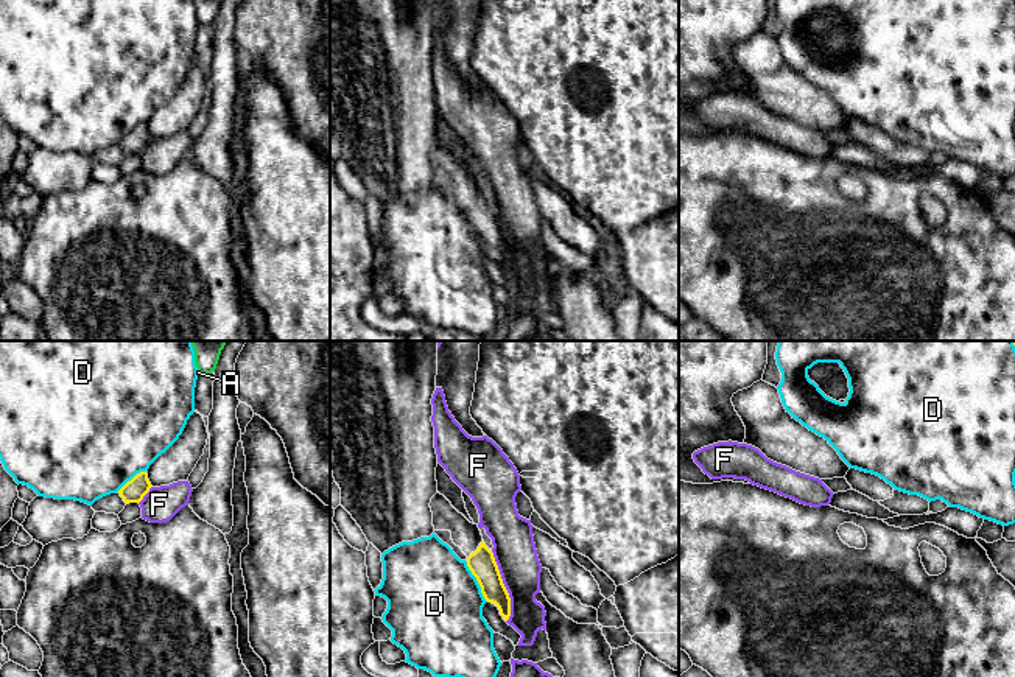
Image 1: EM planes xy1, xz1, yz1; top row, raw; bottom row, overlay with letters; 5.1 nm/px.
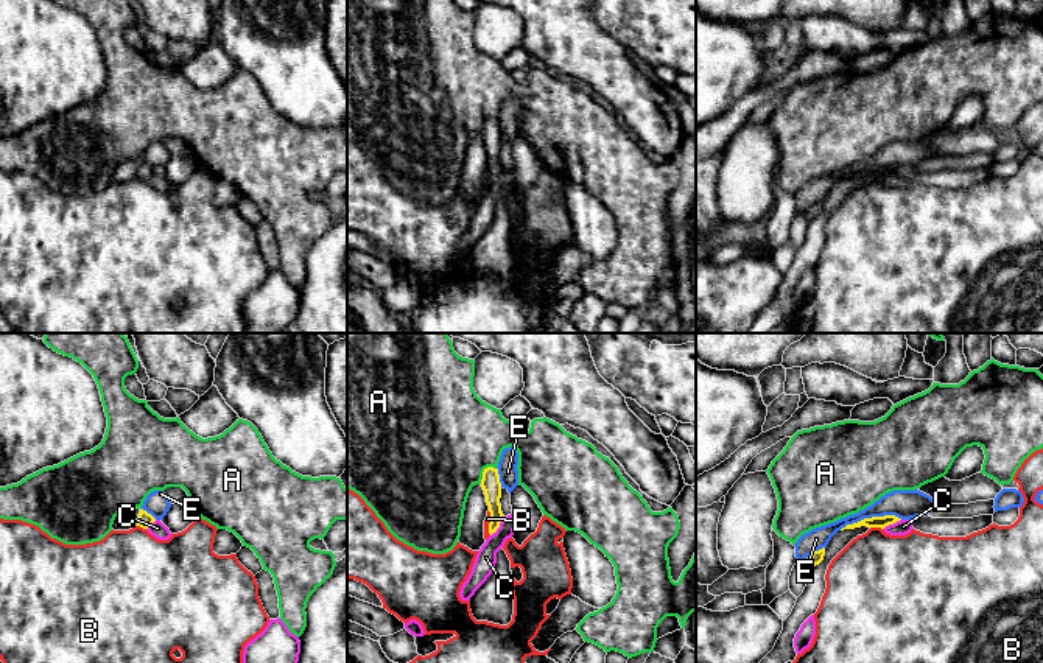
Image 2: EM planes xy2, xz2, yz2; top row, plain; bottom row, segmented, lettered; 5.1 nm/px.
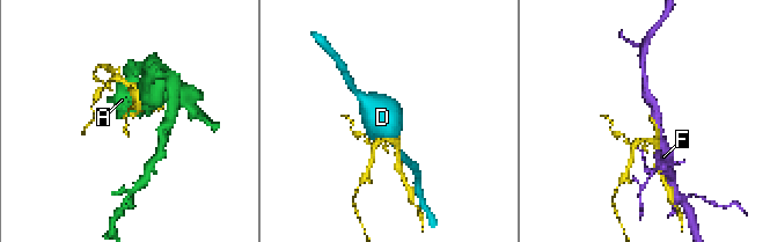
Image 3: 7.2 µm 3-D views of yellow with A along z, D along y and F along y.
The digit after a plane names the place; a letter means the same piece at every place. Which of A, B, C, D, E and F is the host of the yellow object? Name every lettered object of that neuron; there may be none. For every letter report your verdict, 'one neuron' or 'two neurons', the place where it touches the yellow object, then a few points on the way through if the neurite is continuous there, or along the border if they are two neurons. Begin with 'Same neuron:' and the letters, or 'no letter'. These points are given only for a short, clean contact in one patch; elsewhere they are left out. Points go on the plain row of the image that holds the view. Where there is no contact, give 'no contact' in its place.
Same neuron: no letter
A: two neurons; contact xz2 (483, 123)
B: two neurons; contact yz2 (877, 178); border yz2 (870, 178), (883, 181)
C: two neurons; contact xz2 (498, 178); border xz2 (503, 167), (498, 179), (491, 187)
D: two neurons; contact xz1 (478, 234)
E: two neurons; contact yz2 (872, 168)
F: two neurons; contact xz1 (505, 238)

